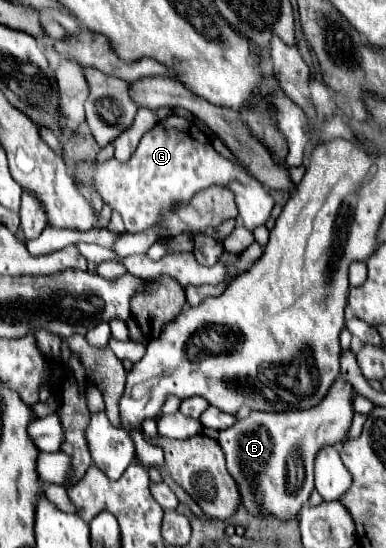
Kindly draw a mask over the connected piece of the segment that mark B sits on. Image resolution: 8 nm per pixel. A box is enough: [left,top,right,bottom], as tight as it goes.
[218,375,354,519]

